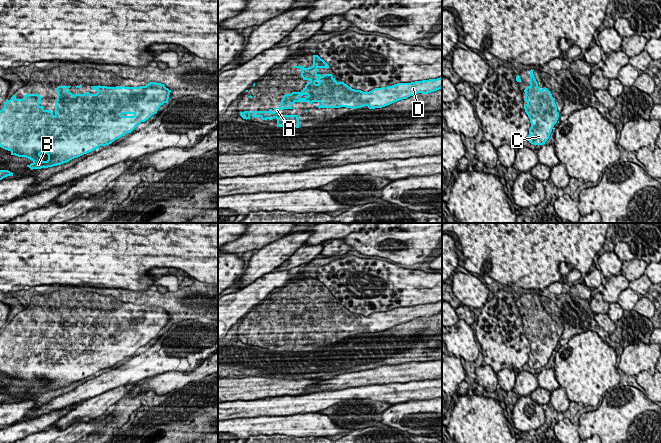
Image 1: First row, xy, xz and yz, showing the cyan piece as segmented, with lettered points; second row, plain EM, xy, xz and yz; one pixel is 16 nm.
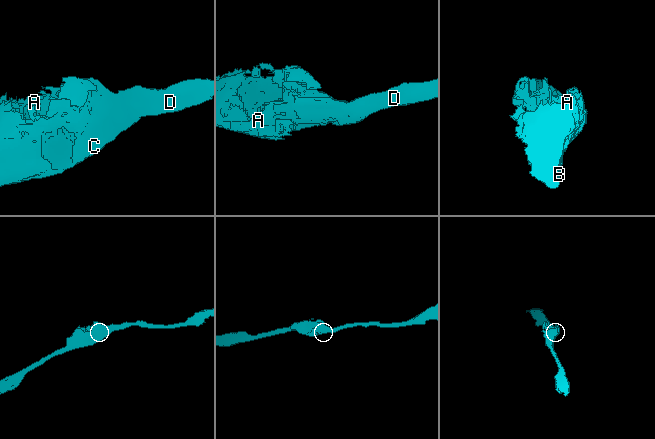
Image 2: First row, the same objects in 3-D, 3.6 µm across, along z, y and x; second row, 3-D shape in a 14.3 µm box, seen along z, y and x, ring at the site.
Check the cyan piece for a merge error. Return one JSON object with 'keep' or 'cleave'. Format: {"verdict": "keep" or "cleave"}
{"verdict": "keep"}

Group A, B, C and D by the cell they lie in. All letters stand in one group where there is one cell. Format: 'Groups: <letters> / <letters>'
Groups: A B C D

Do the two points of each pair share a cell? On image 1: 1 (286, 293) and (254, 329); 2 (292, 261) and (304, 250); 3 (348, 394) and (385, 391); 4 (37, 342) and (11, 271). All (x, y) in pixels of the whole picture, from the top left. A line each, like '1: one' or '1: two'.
1: one
2: one
3: one
4: two

